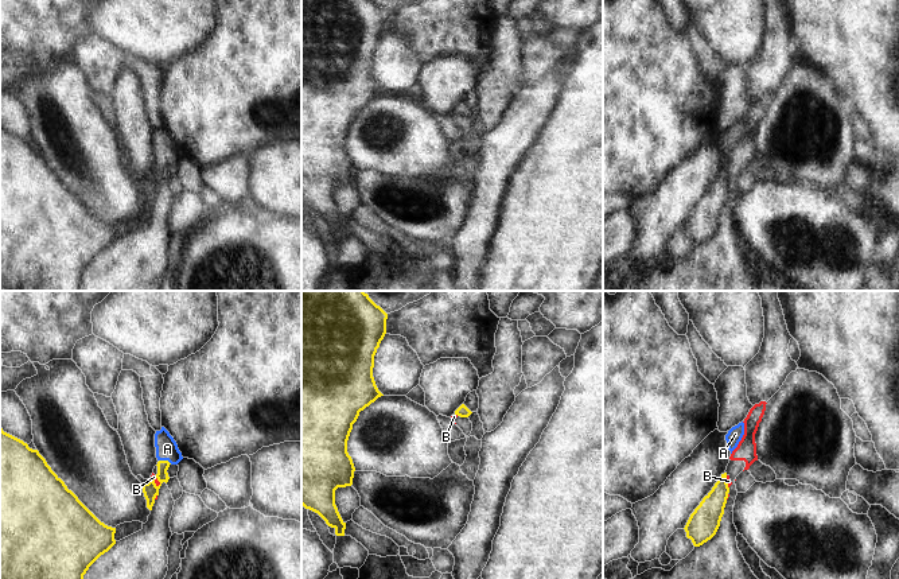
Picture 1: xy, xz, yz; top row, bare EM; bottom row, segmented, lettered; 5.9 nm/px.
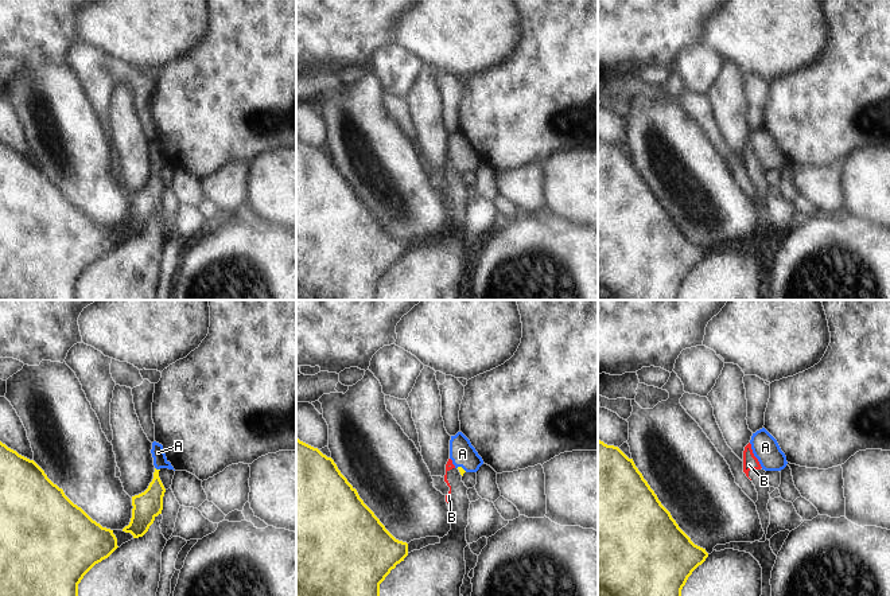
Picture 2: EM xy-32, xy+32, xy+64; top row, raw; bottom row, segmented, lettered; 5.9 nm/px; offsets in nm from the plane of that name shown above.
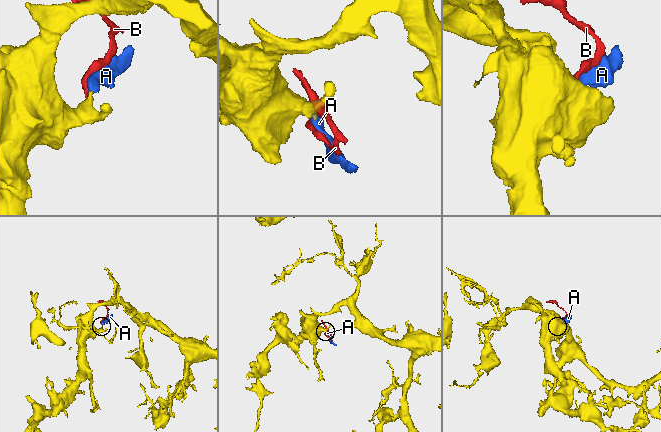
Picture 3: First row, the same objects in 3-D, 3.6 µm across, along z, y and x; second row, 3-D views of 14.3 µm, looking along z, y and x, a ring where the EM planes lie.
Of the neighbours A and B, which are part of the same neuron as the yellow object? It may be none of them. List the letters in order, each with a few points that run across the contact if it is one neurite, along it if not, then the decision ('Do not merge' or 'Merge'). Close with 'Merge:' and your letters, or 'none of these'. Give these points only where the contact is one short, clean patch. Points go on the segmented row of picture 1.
A: Line: xy (151, 490), (160, 484), (166, 461), (167, 449). Merge
B: Line: xy (151, 477), (160, 484). Do not merge
Merge: A

